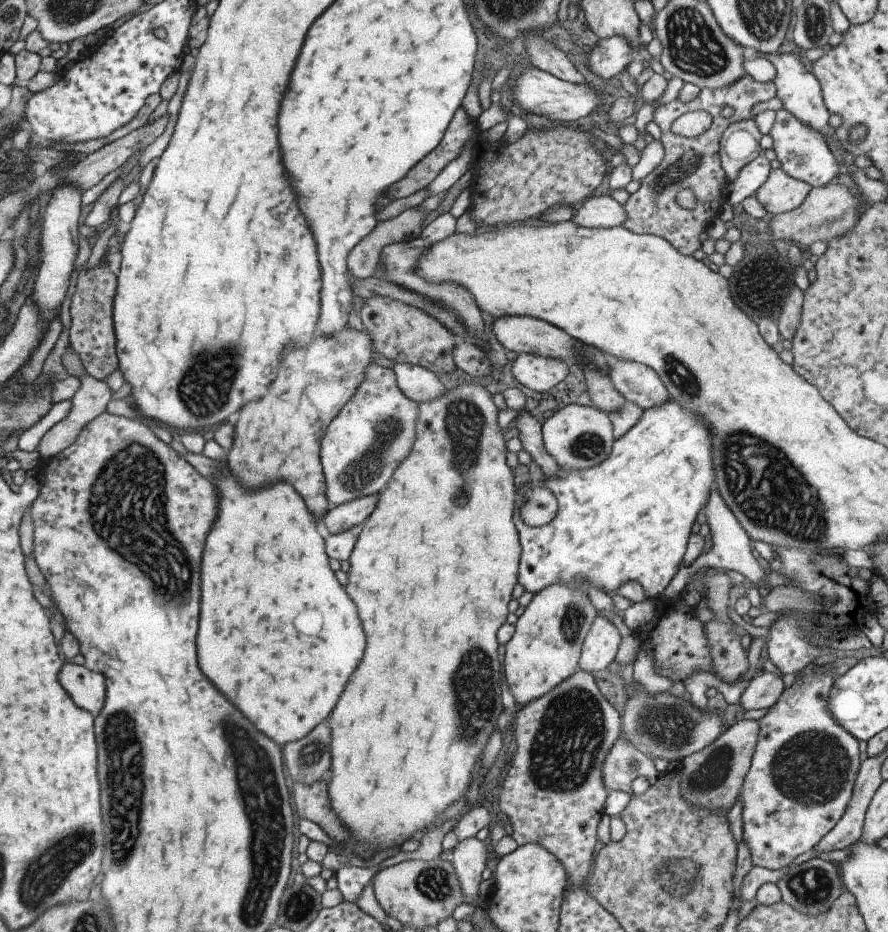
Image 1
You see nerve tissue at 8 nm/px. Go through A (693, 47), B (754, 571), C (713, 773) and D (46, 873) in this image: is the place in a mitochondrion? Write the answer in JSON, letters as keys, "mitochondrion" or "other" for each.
{"A":"mitochondrion","B":"other","C":"mitochondrion","D":"mitochondrion"}

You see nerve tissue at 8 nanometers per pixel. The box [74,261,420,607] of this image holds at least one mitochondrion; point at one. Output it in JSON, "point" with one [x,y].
{"point":[204,396]}

